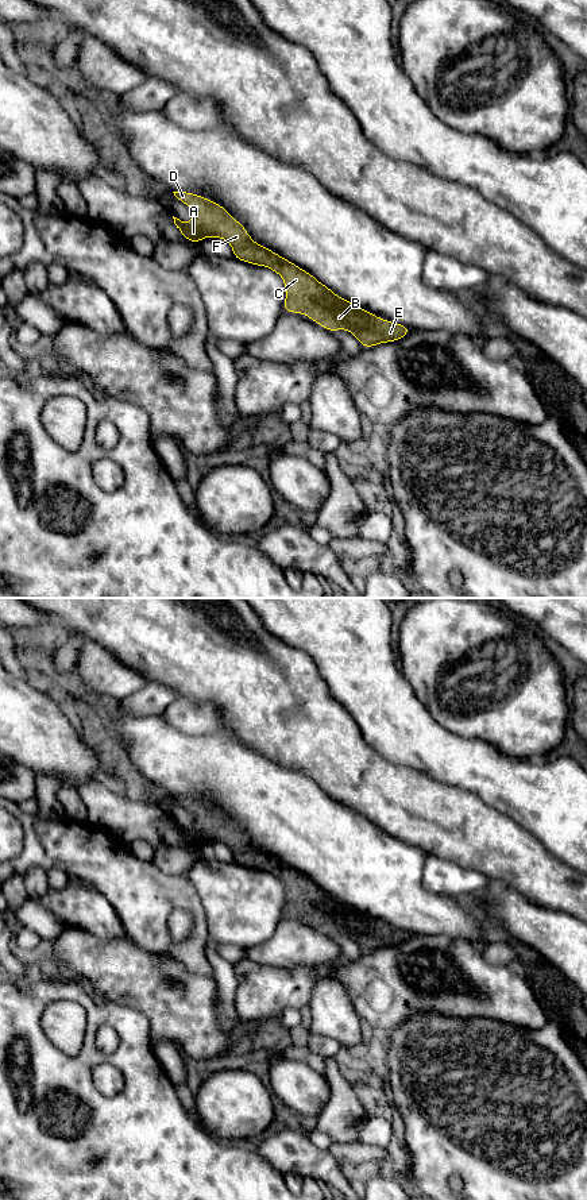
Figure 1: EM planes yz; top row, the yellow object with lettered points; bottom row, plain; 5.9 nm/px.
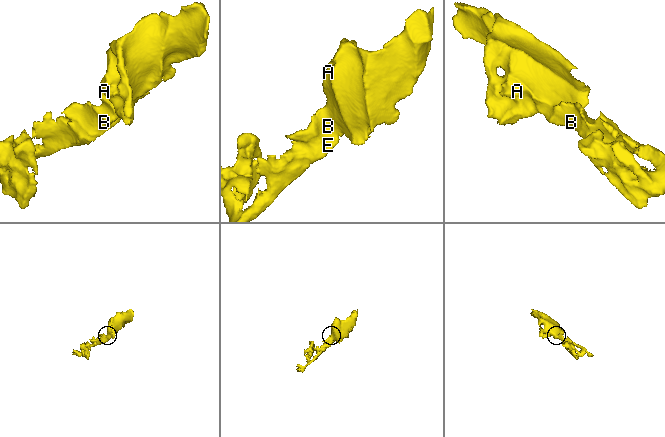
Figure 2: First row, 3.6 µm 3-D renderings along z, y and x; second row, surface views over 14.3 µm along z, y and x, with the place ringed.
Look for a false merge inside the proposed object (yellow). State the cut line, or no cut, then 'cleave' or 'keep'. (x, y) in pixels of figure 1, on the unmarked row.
no cut; keep

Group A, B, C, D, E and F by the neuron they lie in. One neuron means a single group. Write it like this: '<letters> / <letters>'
A B C D E F

